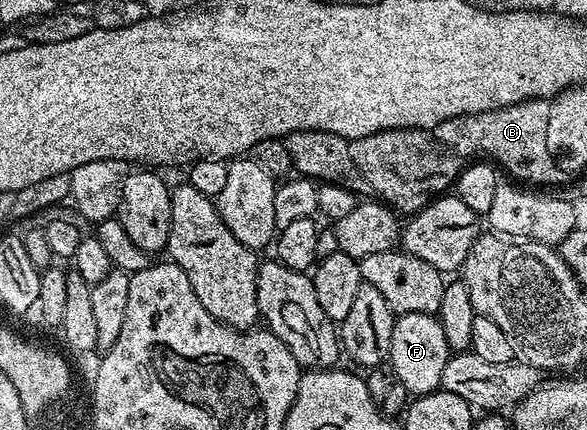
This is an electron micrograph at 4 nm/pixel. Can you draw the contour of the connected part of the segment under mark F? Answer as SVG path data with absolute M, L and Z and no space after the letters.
M402 313L393 326L391 339L391 355L389 365L395 371L399 384L412 397L424 396L436 391L443 383L445 362L453 355L449 342L445 338L445 330L438 315Z

